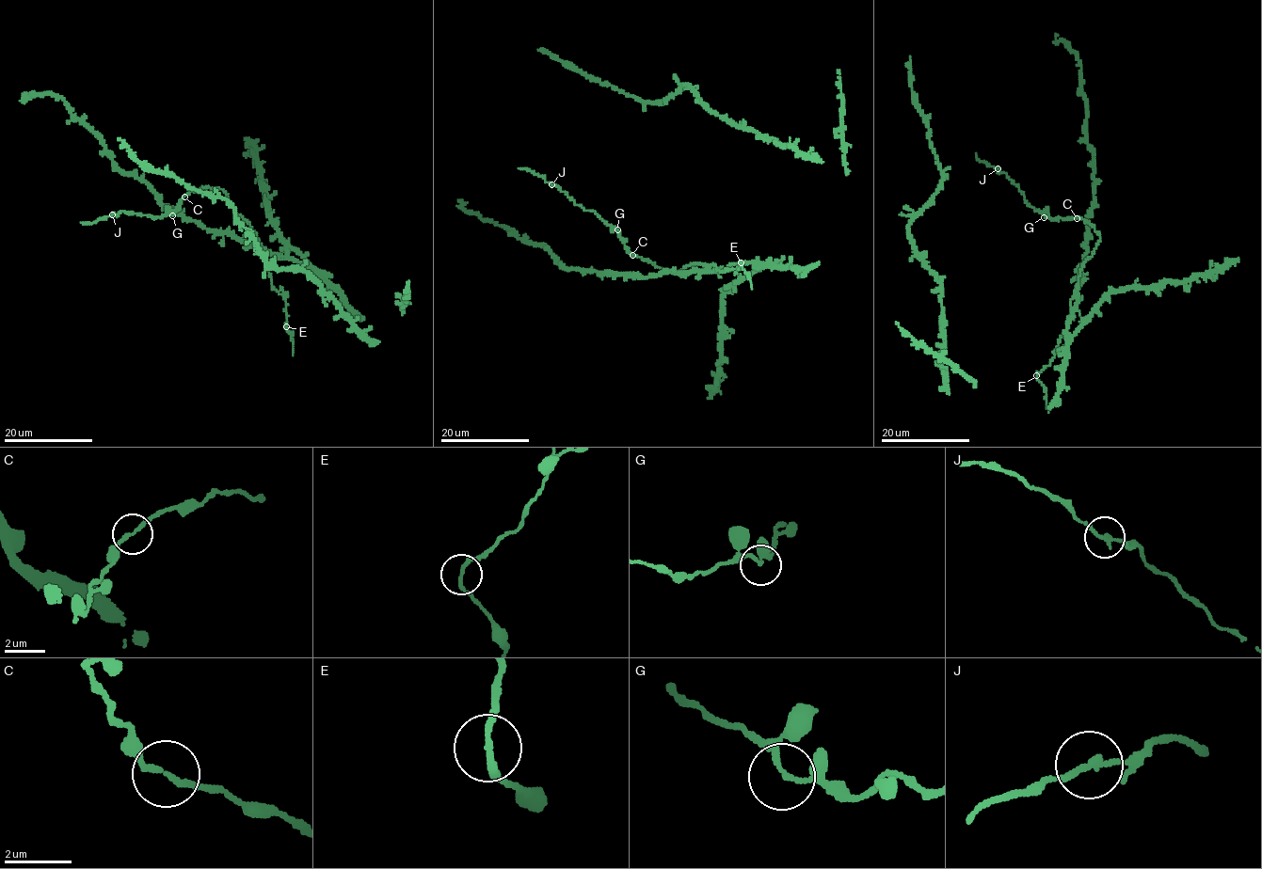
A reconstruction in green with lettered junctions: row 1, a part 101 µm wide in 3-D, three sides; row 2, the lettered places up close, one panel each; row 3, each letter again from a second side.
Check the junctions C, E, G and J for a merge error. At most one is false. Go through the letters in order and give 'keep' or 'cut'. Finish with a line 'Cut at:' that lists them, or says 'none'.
C: keep
E: keep
G: keep
J: keep
Cut at: none

